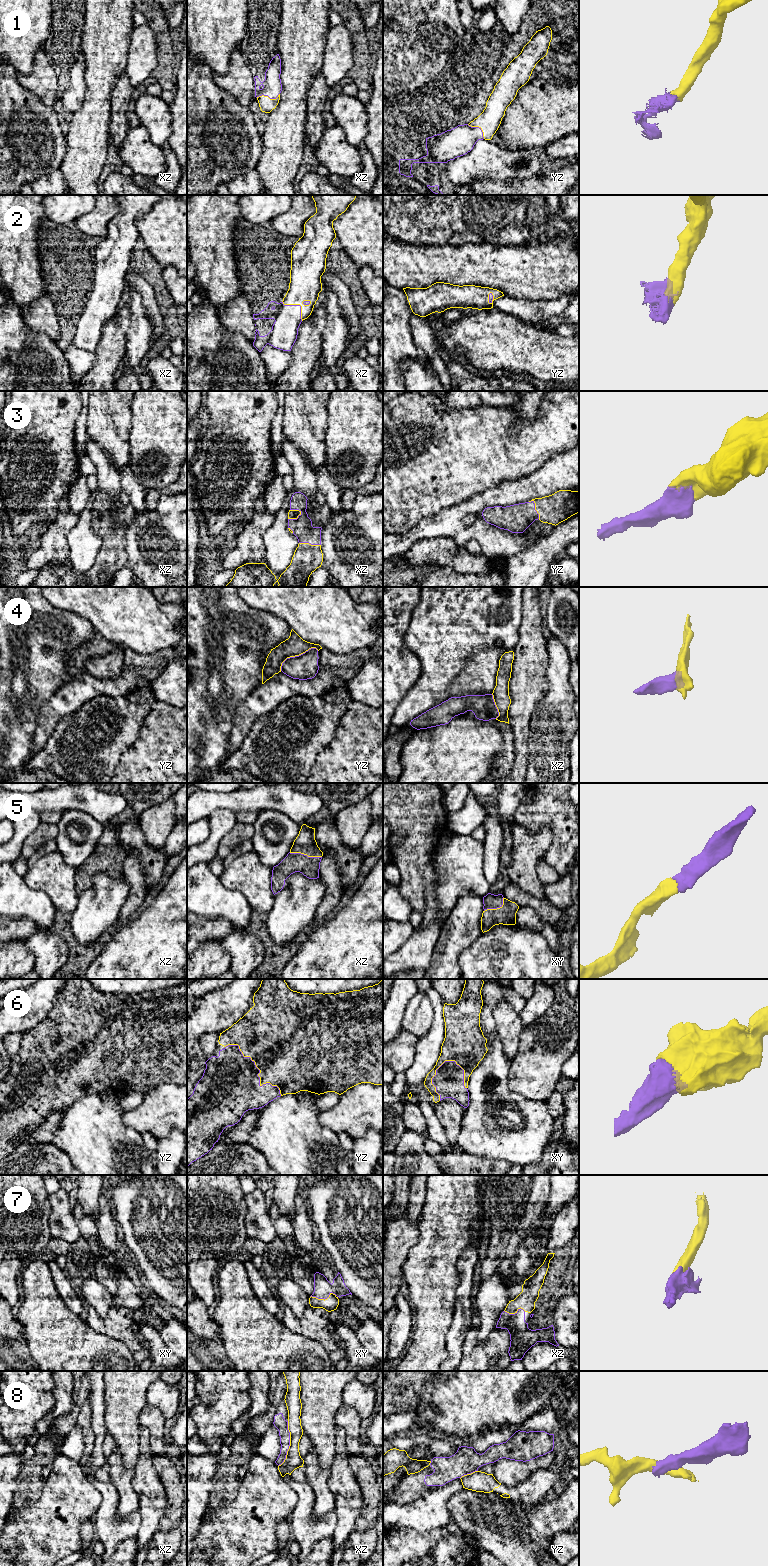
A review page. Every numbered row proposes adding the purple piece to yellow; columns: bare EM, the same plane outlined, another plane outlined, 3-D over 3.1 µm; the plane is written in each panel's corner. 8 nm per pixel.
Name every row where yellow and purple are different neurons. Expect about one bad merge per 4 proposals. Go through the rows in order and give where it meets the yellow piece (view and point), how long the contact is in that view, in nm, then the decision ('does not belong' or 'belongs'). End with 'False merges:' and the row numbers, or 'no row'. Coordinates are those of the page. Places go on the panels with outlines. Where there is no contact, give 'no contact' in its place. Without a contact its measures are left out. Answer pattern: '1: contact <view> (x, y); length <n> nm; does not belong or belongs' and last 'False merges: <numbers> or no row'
1: contact xz (268, 97); length 190 nm; belongs
2: contact xz (298, 304); length 220 nm; belongs
3: contact xz (295, 518); length 130 nm; belongs
4: contact yz (296, 655); length 360 nm; does not belong
5: contact xz (305, 854); length 260 nm; belongs
6: contact yz (258, 1068); length 600 nm; belongs
7: contact xy (323, 1299); length 220 nm; belongs
8: contact xz (290, 1444); length 380 nm; does not belong
False merges: 4, 8

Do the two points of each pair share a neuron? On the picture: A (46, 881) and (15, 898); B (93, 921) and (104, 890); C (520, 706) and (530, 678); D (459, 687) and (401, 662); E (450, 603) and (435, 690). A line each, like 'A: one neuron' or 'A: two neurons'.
A: two neurons
B: one neuron
C: one neuron
D: two neurons
E: one neuron

